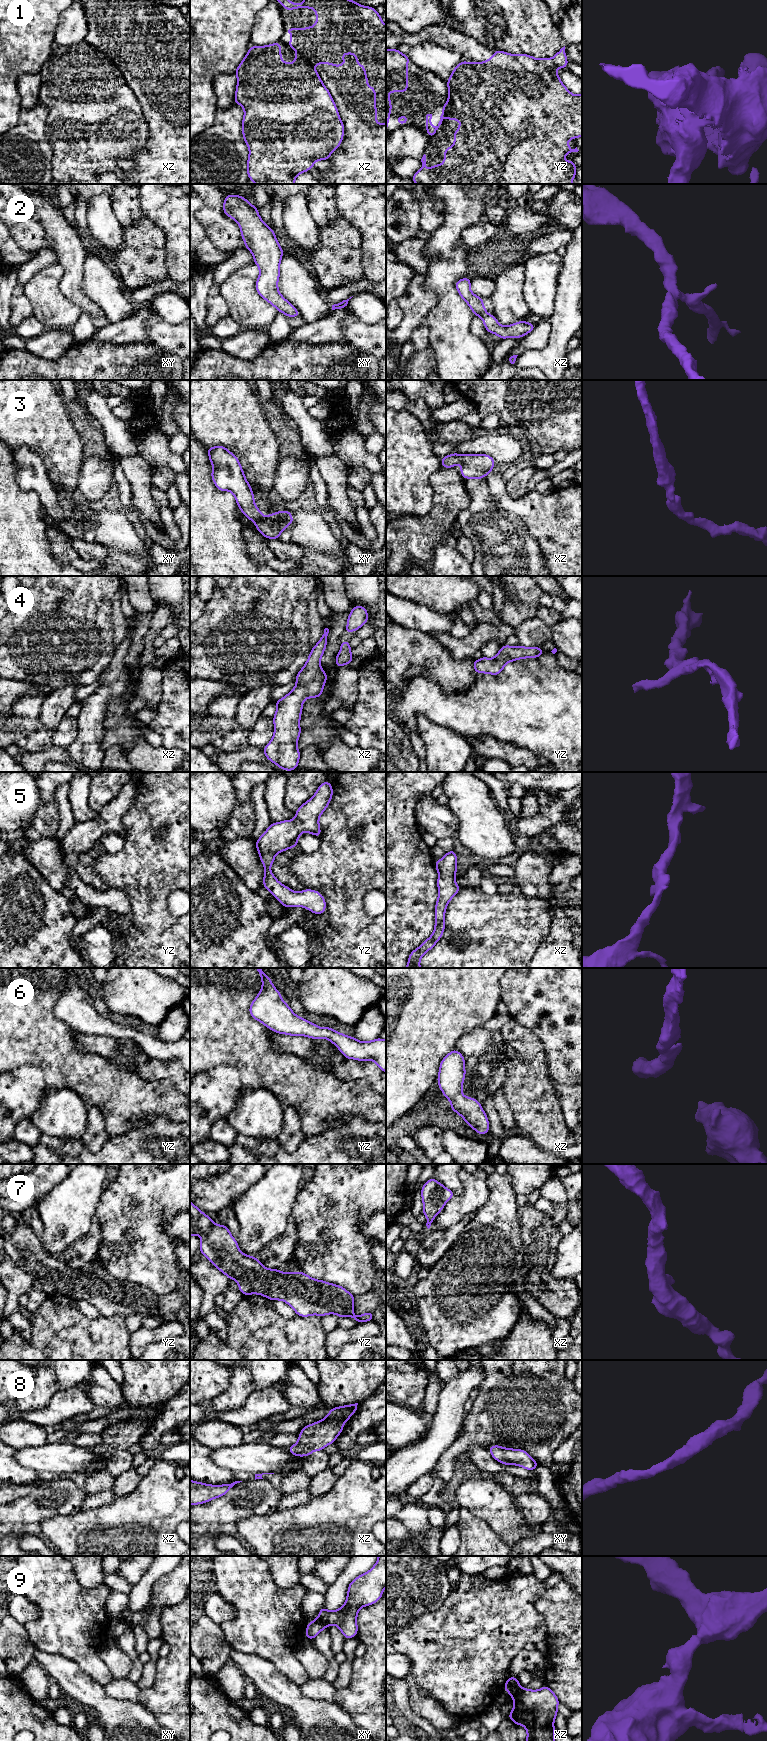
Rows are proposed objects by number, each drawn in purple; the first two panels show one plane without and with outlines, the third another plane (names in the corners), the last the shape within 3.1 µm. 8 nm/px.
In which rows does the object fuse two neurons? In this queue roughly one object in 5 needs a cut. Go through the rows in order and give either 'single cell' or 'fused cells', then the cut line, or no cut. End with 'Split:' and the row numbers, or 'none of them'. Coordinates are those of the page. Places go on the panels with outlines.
1: fused cells; cut yz (470, 120), (458, 154), (431, 174)
2: single cell; cut none
3: single cell; cut none
4: single cell; cut none
5: single cell; cut none
6: single cell; cut none
7: single cell; cut none
8: single cell; cut none
9: fused cells; cut xy (317, 1618), (327, 1626)
Split: 1, 9

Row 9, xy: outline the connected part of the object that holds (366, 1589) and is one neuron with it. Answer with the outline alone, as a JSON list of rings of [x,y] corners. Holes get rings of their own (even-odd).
[[[378,1556],[377,1562],[368,1572],[350,1582],[345,1603],[336,1611],[328,1611],[323,1606],[317,1619],[327,1626],[336,1625],[346,1639],[356,1637],[359,1609],[379,1601],[385,1588],[386,1556]]]

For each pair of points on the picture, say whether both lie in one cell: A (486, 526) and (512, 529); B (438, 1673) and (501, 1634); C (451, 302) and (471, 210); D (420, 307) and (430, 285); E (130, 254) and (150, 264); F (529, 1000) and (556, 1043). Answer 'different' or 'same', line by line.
A: same
B: same
C: same
D: different
E: same
F: same

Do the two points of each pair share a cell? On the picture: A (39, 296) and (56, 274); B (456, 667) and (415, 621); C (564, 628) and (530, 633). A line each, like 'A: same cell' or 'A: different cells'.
A: same cell
B: different cells
C: same cell

